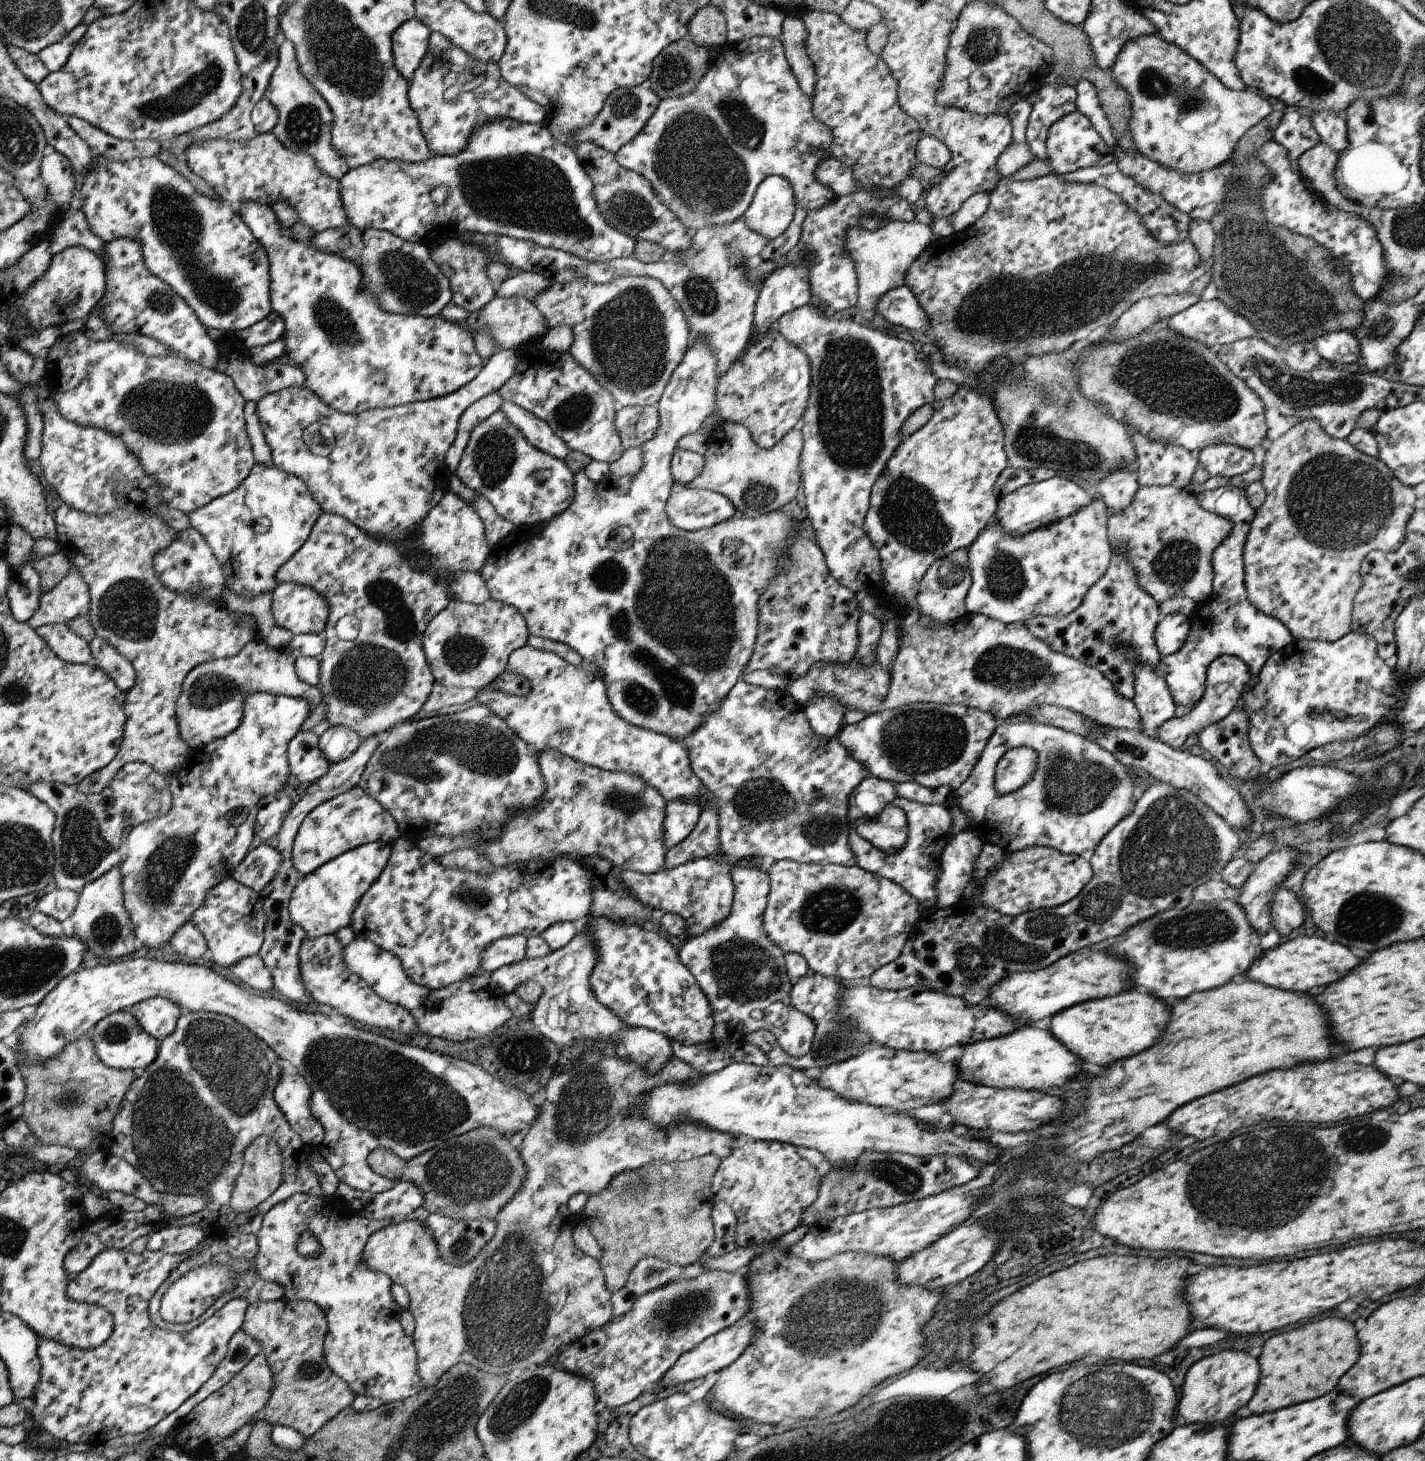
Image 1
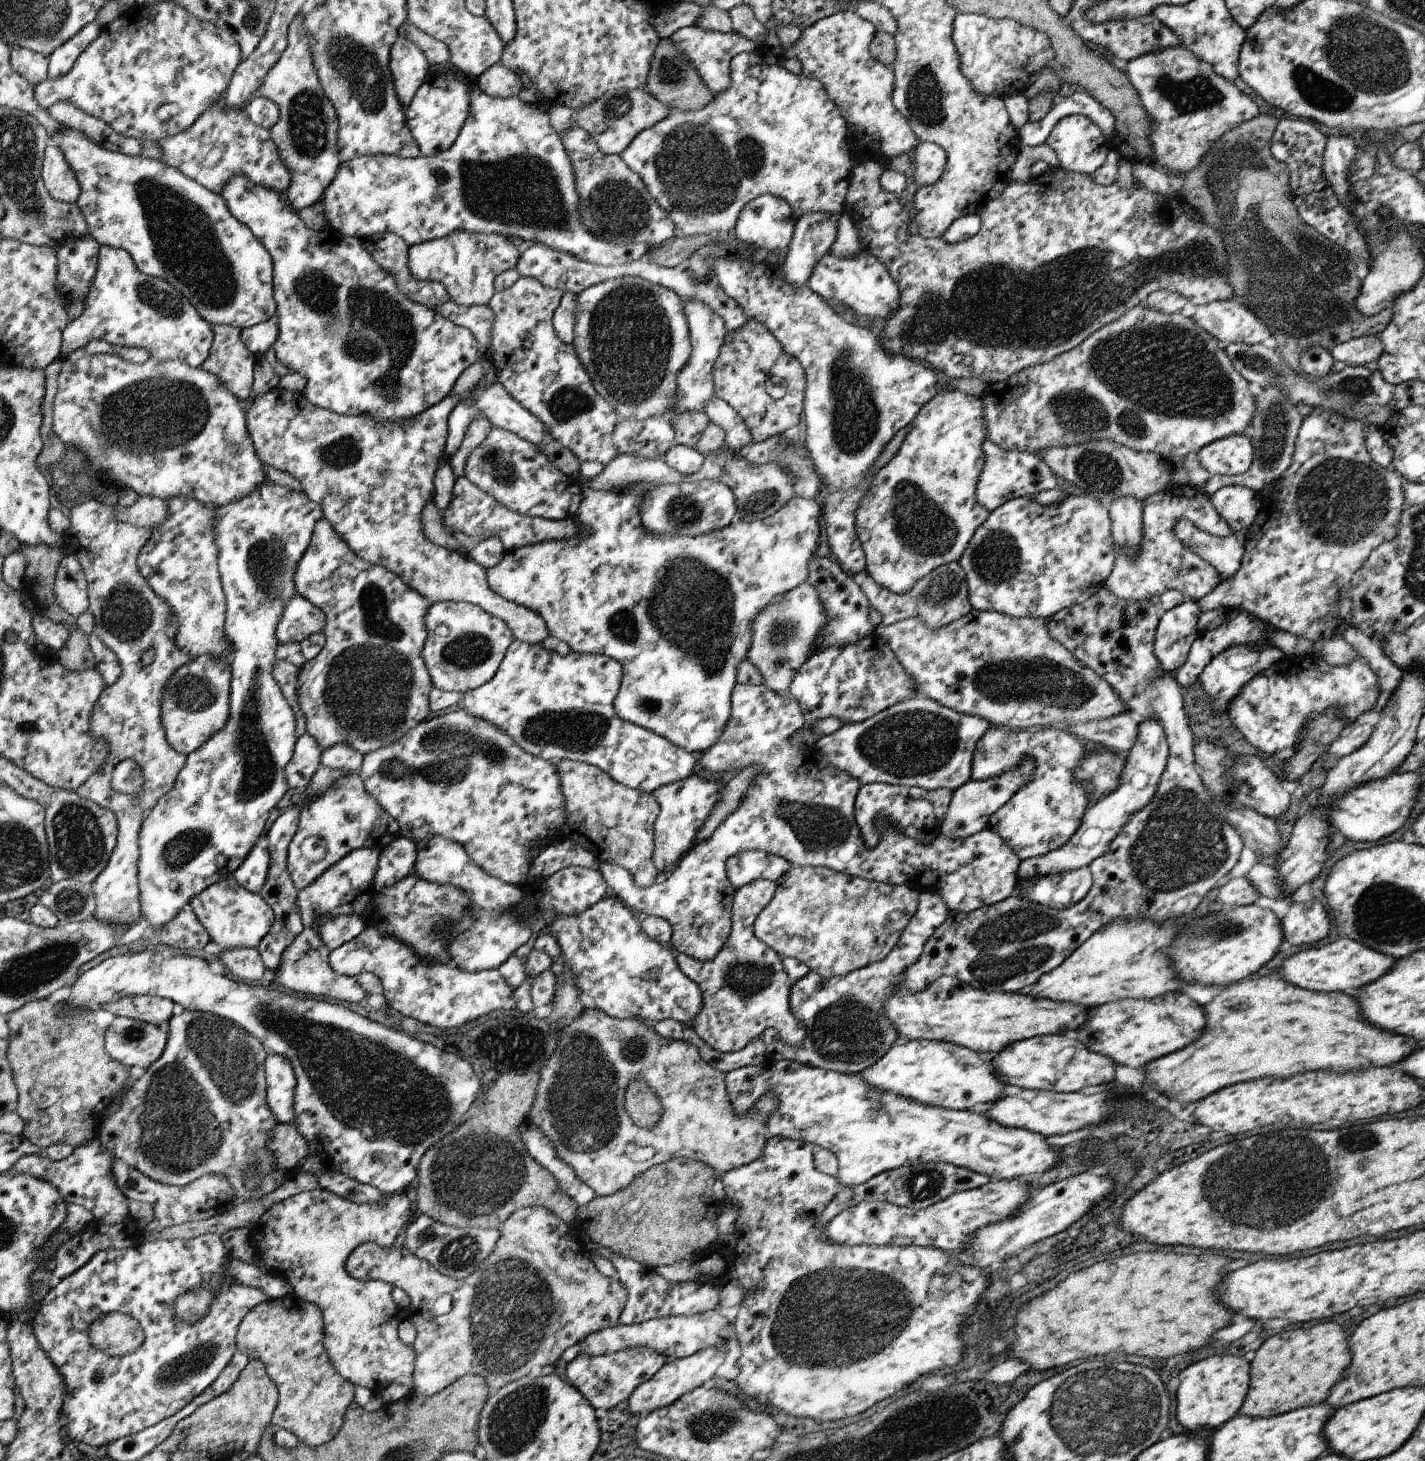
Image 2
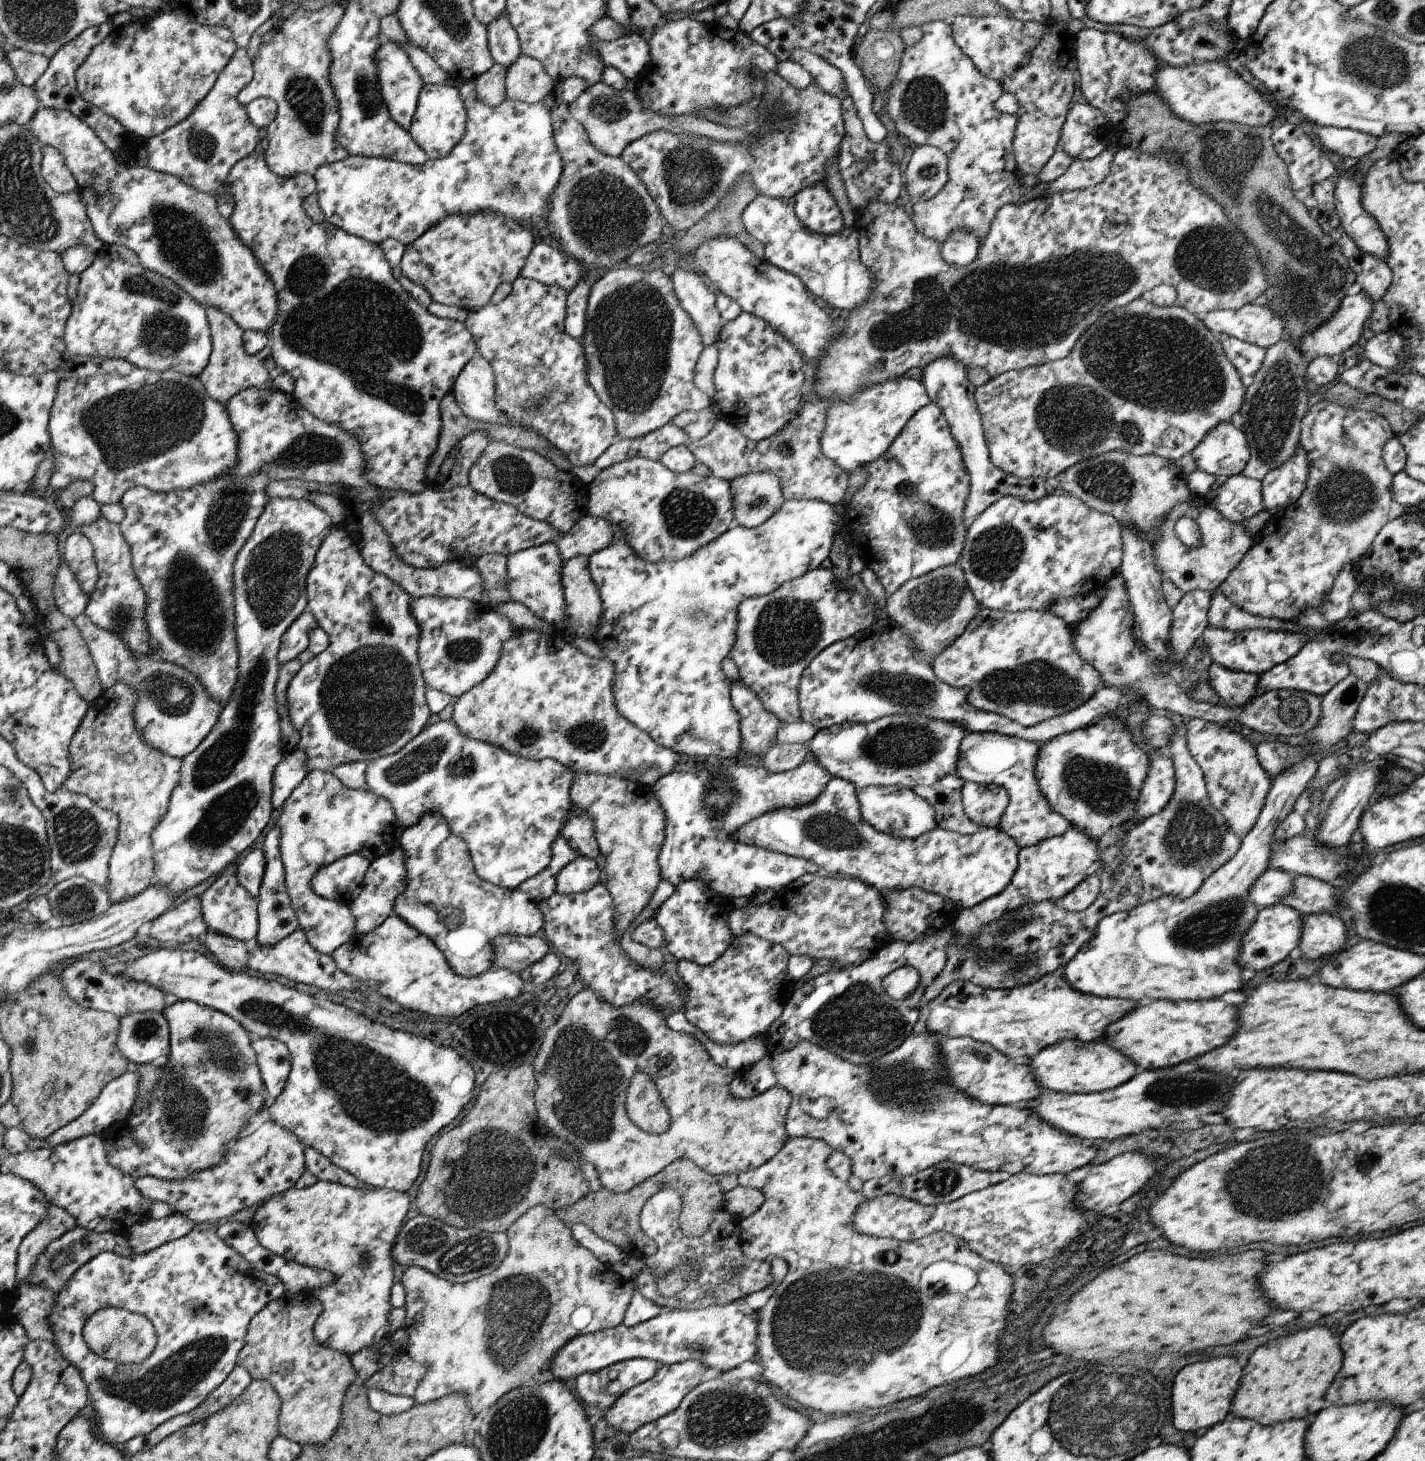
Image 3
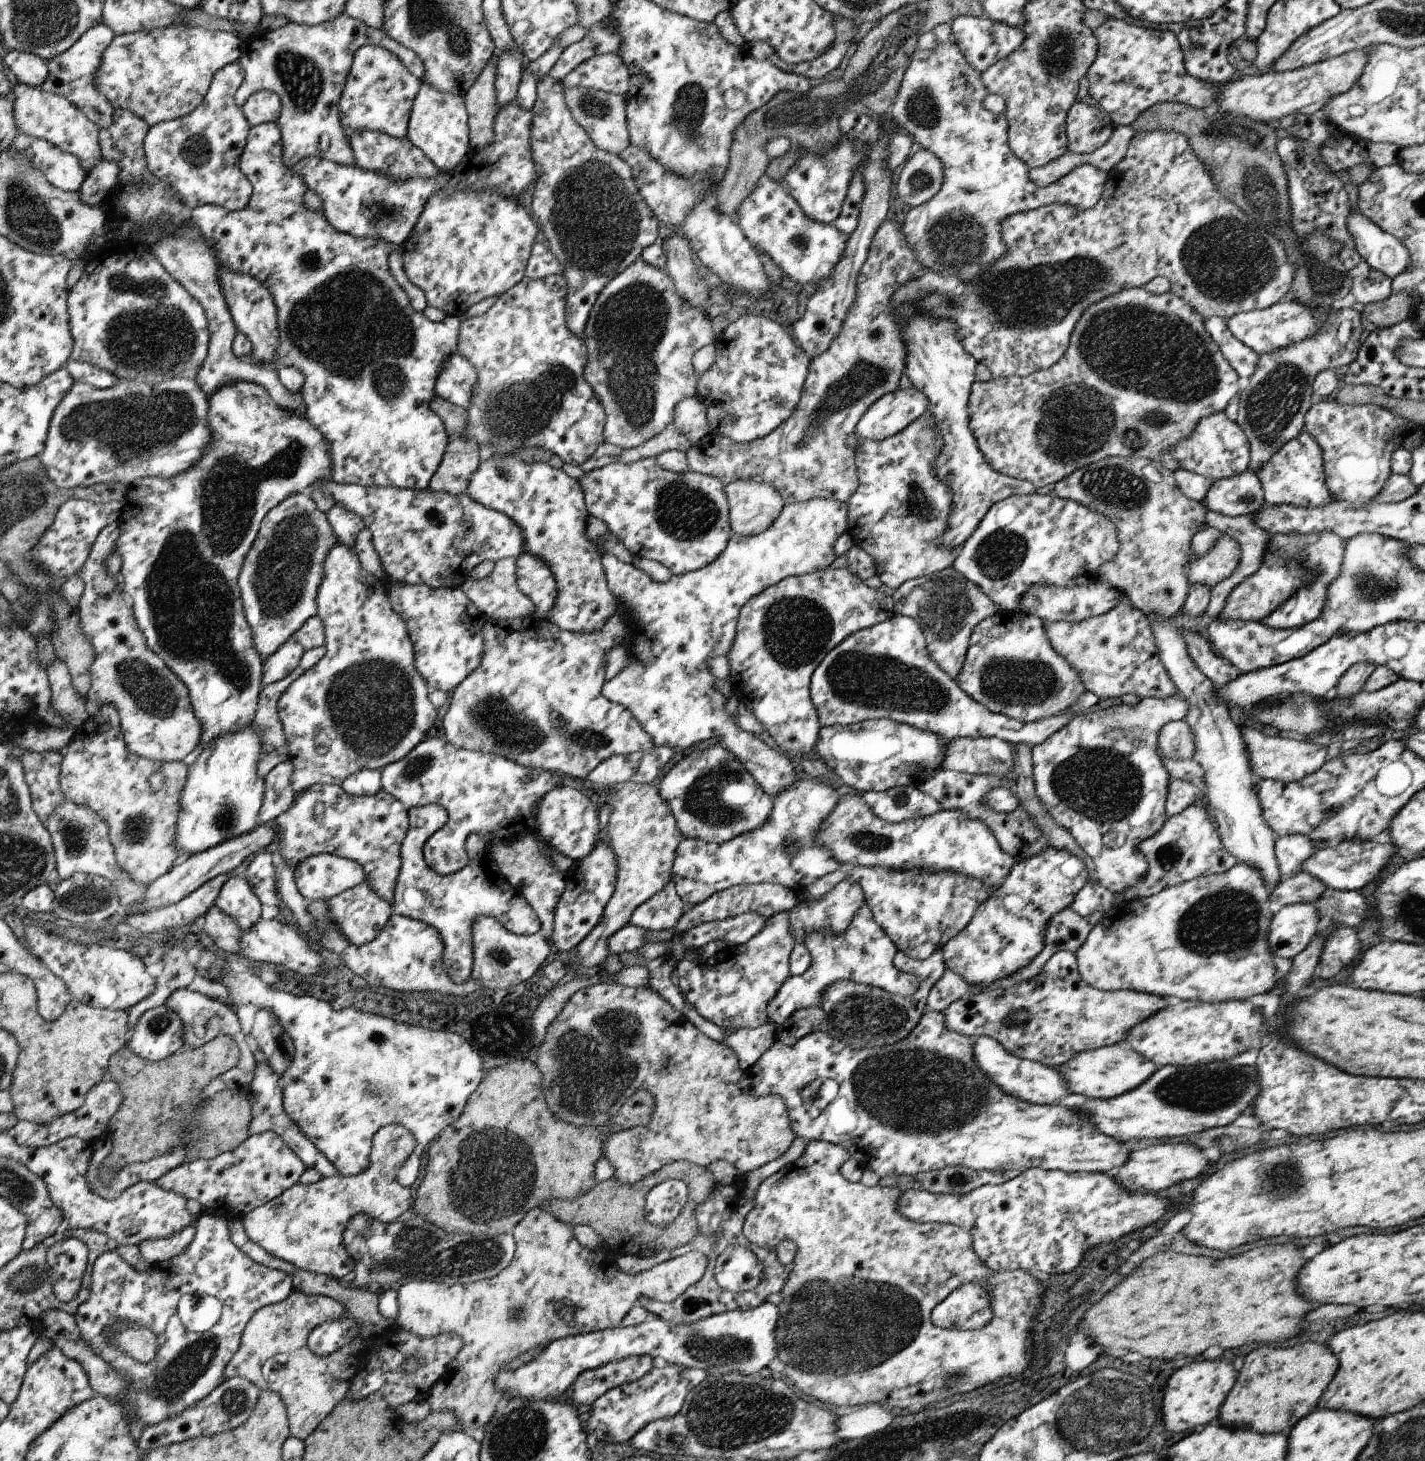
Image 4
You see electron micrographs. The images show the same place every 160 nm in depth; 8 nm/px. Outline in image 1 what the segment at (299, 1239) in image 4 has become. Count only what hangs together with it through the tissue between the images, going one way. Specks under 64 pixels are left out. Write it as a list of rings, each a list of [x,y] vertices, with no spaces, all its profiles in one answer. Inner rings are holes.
[[[295,1193],[289,1195],[287,1198],[284,1198],[281,1202],[274,1204],[264,1215],[259,1227],[259,1230],[256,1234],[256,1243],[258,1244],[258,1251],[254,1256],[254,1272],[258,1274],[258,1277],[262,1279],[279,1283],[284,1290],[284,1298],[289,1300],[300,1301],[311,1301],[314,1302],[323,1314],[326,1315],[327,1322],[327,1333],[324,1346],[324,1358],[326,1359],[327,1366],[334,1371],[335,1375],[338,1375],[339,1378],[343,1379],[347,1386],[350,1386],[351,1390],[357,1395],[365,1395],[377,1397],[382,1403],[389,1401],[400,1401],[406,1399],[407,1397],[417,1394],[423,1388],[422,1379],[418,1375],[418,1359],[417,1351],[414,1349],[414,1344],[411,1344],[411,1340],[403,1334],[401,1326],[399,1326],[399,1314],[401,1314],[401,1307],[395,1304],[395,1300],[391,1298],[391,1292],[389,1292],[389,1277],[387,1275],[376,1273],[371,1271],[369,1267],[366,1266],[366,1263],[362,1262],[362,1254],[366,1241],[373,1236],[375,1231],[382,1229],[383,1227],[391,1224],[393,1220],[389,1219],[370,1219],[363,1215],[353,1215],[341,1204],[336,1202],[336,1198],[332,1196],[323,1196],[305,1194],[305,1193]],[[303,1232],[310,1232],[314,1237],[317,1238],[317,1242],[321,1245],[321,1252],[315,1257],[307,1257],[305,1255],[301,1256],[297,1253],[295,1249],[295,1242],[299,1238],[300,1234]]]

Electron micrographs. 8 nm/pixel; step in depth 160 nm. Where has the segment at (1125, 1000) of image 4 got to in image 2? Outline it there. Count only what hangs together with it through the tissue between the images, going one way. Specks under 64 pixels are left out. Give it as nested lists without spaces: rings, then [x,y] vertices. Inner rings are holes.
[[[952,977],[937,978],[926,990],[909,994],[898,990],[895,995],[884,1001],[884,1013],[888,1021],[896,1028],[898,1036],[909,1041],[916,1039],[942,1041],[963,1046],[968,1050],[984,1055],[994,1055],[1011,1044],[1029,1038],[1044,1035],[1064,1035],[1079,1029],[1087,1017],[1088,1008],[1069,1002],[1056,1002],[1050,999],[1028,997],[1022,991],[1005,993],[992,991],[987,993],[975,989]]]

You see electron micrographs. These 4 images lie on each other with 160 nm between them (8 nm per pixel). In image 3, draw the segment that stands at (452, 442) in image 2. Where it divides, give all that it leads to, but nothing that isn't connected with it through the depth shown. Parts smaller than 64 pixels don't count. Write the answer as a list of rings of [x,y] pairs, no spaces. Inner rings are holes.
[[[477,353],[466,362],[449,393],[460,411],[471,420],[505,426],[515,424],[498,410],[492,368]]]

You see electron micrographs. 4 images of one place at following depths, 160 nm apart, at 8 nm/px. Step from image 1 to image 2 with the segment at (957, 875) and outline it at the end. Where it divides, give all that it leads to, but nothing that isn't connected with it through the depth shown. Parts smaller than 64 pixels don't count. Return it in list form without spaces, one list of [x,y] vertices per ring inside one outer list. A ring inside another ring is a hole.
[[[925,887],[918,895],[916,914],[883,960],[841,977],[823,979],[810,971],[803,979],[797,980],[791,987],[789,1002],[793,1016],[806,1018],[807,1036],[800,1047],[789,1047],[778,1036],[777,1030],[767,1029],[760,1040],[765,1046],[768,1060],[786,1059],[822,1070],[850,1074],[861,1074],[869,1066],[875,1065],[898,1037],[896,1028],[884,1013],[884,1001],[901,990],[899,982],[902,973],[917,962],[923,946],[948,914],[951,913],[942,898]]]

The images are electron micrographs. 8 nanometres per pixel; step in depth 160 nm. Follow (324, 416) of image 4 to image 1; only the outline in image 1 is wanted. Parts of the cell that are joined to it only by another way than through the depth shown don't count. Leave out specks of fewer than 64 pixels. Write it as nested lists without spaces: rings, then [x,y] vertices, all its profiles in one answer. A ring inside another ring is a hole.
[[[258,199],[244,200],[237,213],[266,251],[270,261],[270,303],[272,311],[283,318],[286,330],[284,354],[293,364],[299,364],[304,374],[305,388],[315,393],[327,406],[343,414],[375,407],[396,407],[415,401],[426,401],[453,393],[461,385],[475,378],[482,370],[482,358],[474,349],[474,339],[467,329],[441,315],[424,317],[387,312],[378,300],[364,289],[362,271],[353,261],[340,254],[322,251],[309,242],[296,241],[289,236],[289,228],[277,219],[272,206]],[[371,372],[385,372],[381,384],[371,380]]]

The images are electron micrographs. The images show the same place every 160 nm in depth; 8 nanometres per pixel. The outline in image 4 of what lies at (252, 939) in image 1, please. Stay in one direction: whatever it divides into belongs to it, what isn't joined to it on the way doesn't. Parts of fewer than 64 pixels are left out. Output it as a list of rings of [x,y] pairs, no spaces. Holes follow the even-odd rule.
[[[241,875],[231,876],[223,883],[214,904],[226,912],[241,930],[255,924],[260,918],[259,899],[252,893],[247,879]]]

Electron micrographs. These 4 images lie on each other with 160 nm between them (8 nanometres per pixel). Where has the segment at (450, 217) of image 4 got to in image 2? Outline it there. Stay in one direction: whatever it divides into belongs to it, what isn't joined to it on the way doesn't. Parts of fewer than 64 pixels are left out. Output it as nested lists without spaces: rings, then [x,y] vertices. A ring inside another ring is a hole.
[[[454,230],[445,237],[411,245],[408,250],[407,266],[416,279],[441,283],[448,300],[455,304],[487,304],[494,296],[493,278],[507,268],[514,268],[518,262],[517,256],[520,254],[515,245],[500,234]],[[503,252],[509,252],[509,262]]]

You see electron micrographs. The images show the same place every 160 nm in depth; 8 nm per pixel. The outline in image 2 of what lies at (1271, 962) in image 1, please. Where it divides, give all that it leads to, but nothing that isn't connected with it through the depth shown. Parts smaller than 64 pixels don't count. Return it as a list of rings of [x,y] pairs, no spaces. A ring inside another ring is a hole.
[[[1340,937],[1325,946],[1309,948],[1291,955],[1281,963],[1278,974],[1286,983],[1302,989],[1320,993],[1340,992],[1355,997],[1365,985],[1387,974],[1396,960],[1395,957],[1373,950],[1360,942]]]

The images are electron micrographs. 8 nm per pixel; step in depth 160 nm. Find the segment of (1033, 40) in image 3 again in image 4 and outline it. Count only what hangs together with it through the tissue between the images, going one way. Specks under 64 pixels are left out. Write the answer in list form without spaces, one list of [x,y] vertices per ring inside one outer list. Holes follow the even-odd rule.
[[[959,15],[949,23],[951,41],[963,55],[966,63],[980,73],[1013,52],[1024,39],[1021,29],[995,22],[984,15],[981,17]]]

